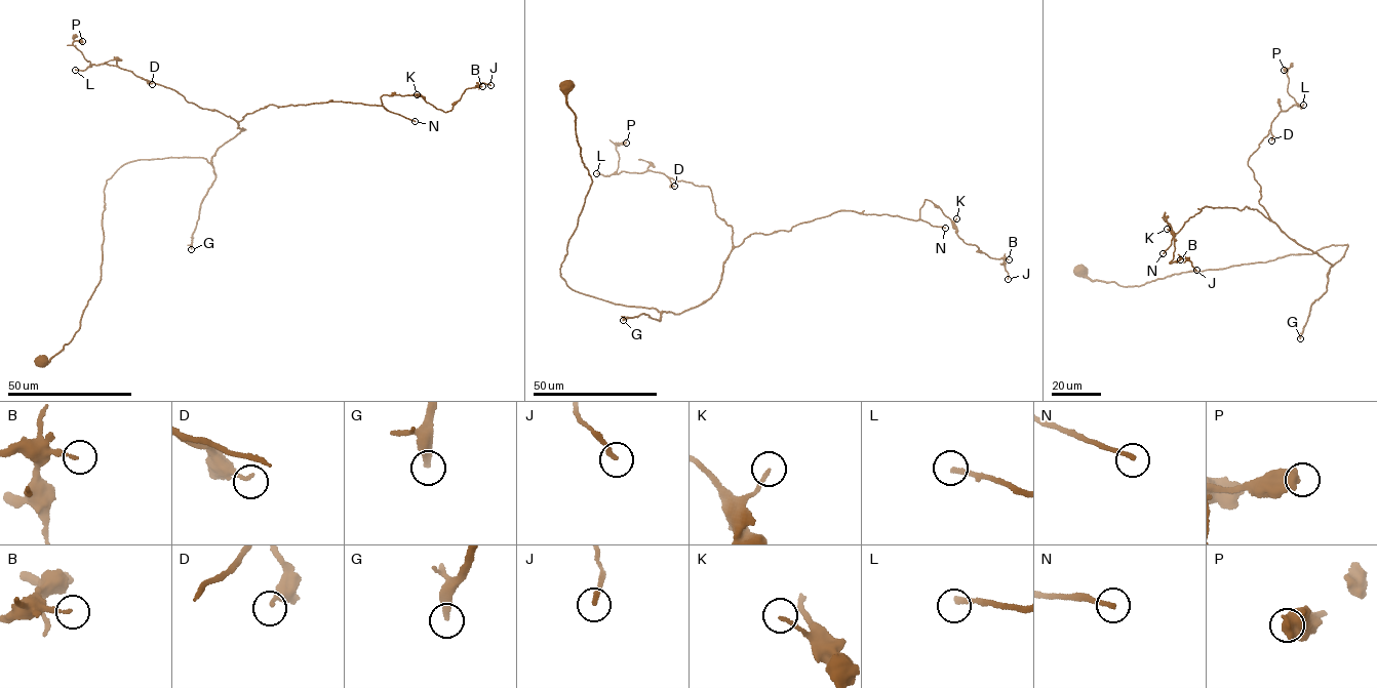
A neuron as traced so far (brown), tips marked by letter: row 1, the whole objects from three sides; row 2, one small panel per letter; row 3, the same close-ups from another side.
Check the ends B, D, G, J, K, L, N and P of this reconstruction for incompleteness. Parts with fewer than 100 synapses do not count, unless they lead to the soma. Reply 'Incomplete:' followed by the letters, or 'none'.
Incomplete: G, L, N

